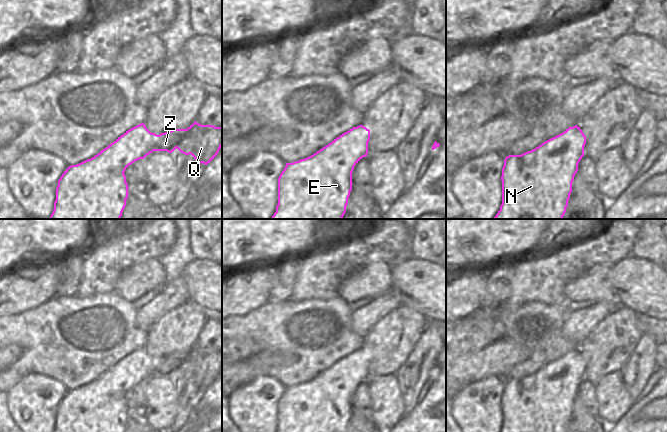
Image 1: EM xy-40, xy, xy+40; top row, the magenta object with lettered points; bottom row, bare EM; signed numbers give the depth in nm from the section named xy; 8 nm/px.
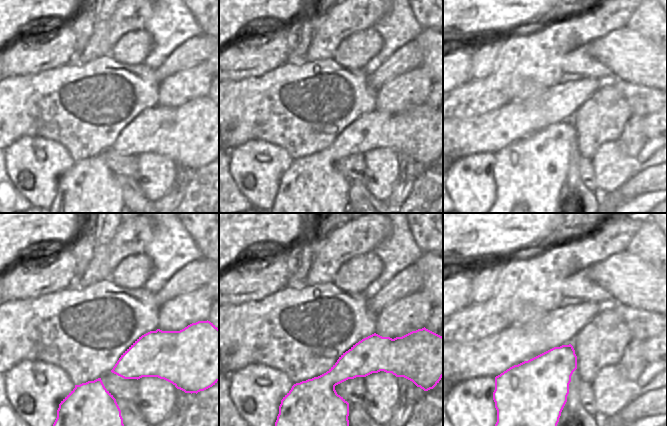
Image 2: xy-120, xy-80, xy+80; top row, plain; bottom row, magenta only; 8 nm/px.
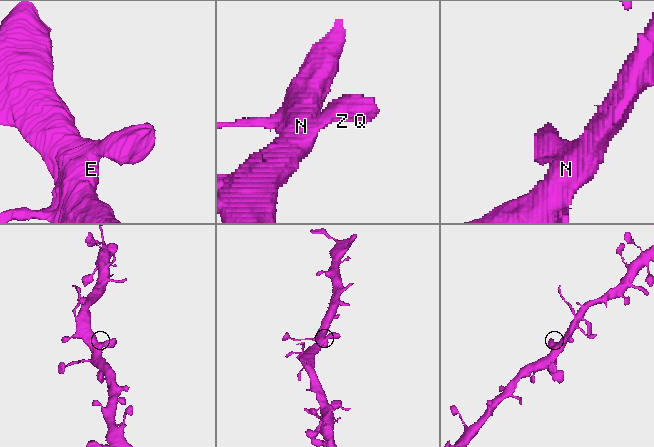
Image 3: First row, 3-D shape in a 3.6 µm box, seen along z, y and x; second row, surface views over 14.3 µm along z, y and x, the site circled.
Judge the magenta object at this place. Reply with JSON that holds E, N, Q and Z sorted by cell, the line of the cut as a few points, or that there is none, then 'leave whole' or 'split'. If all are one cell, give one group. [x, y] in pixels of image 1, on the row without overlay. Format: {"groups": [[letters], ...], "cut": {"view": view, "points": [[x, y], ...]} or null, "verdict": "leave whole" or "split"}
{"groups": [["E", "N", "Q", "Z"]], "cut": null, "verdict": "leave whole"}

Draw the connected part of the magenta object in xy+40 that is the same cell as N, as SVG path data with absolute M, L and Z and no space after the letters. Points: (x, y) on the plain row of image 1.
M575 349L531 375L507 380L502 392L500 432L567 432L585 368L586 360Z

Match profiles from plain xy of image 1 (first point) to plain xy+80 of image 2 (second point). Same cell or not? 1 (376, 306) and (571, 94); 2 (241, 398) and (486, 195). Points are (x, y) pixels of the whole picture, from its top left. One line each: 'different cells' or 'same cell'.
1: same cell
2: same cell

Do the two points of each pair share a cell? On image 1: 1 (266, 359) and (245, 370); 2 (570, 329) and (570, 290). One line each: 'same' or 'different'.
1: same
2: different

